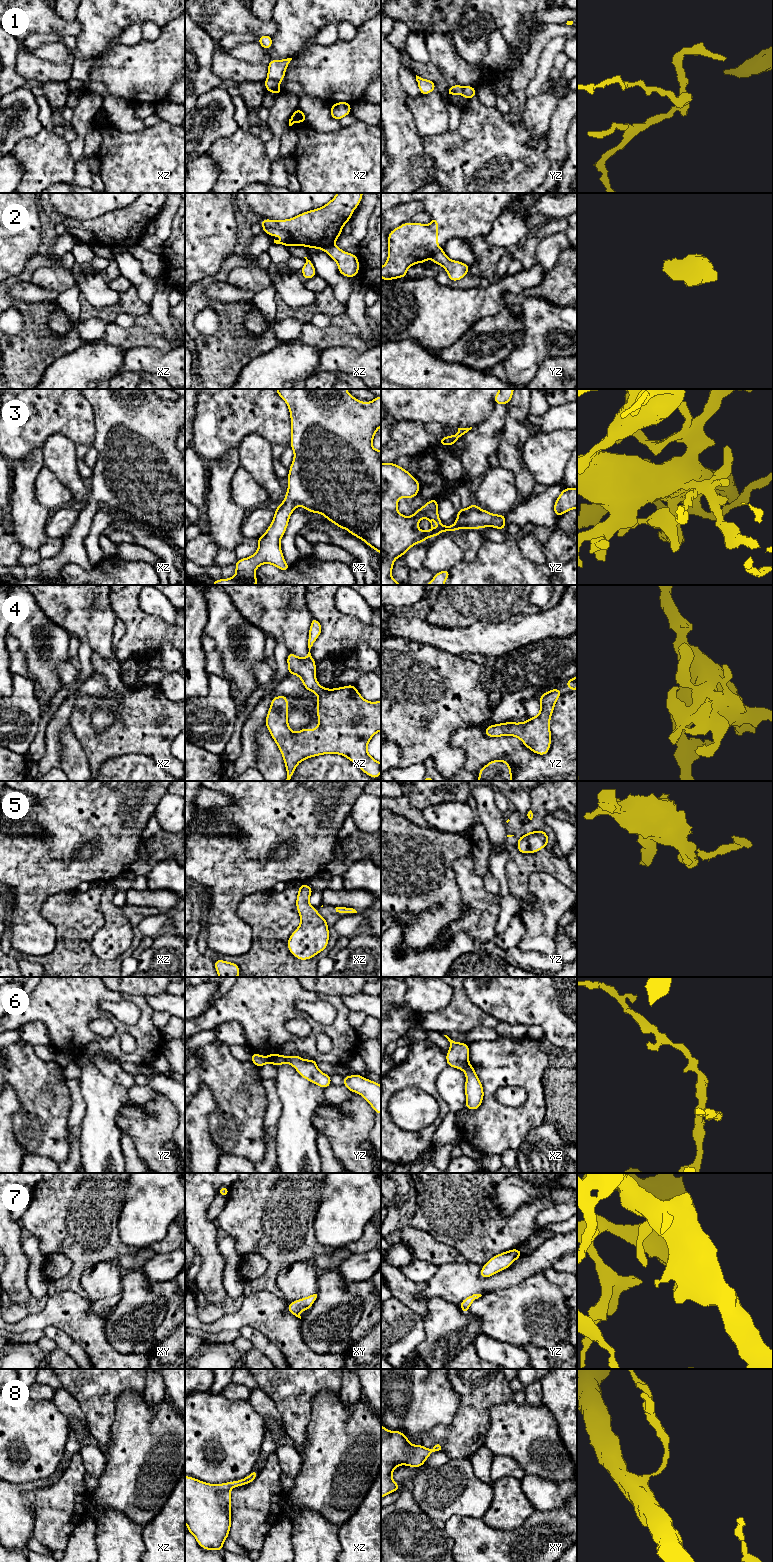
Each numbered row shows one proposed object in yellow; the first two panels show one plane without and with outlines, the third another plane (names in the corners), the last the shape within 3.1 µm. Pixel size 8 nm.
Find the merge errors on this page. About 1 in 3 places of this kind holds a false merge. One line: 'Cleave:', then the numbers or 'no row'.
Cleave: 2, 5, 6

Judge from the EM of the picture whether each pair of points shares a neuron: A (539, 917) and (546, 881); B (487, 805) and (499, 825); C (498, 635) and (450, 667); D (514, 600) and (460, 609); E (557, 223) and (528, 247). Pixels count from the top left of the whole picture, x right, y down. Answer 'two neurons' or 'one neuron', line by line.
A: one neuron
B: one neuron
C: two neurons
D: one neuron
E: one neuron

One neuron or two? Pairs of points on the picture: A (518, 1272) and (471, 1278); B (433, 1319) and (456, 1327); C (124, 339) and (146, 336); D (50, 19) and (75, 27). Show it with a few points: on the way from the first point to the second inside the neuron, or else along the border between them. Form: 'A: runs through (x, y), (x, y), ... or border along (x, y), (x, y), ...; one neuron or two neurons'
A: runs through (506, 1278), (497, 1282), (483, 1282); one neuron
B: runs through (439, 1323), (450, 1327); one neuron
C: runs through (129, 338), (141, 337); one neuron
D: runs through (56, 25), (69, 27); one neuron

